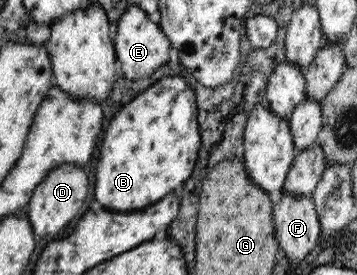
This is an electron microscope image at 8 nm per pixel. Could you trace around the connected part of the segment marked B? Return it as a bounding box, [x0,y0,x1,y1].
[94,74,200,213]

